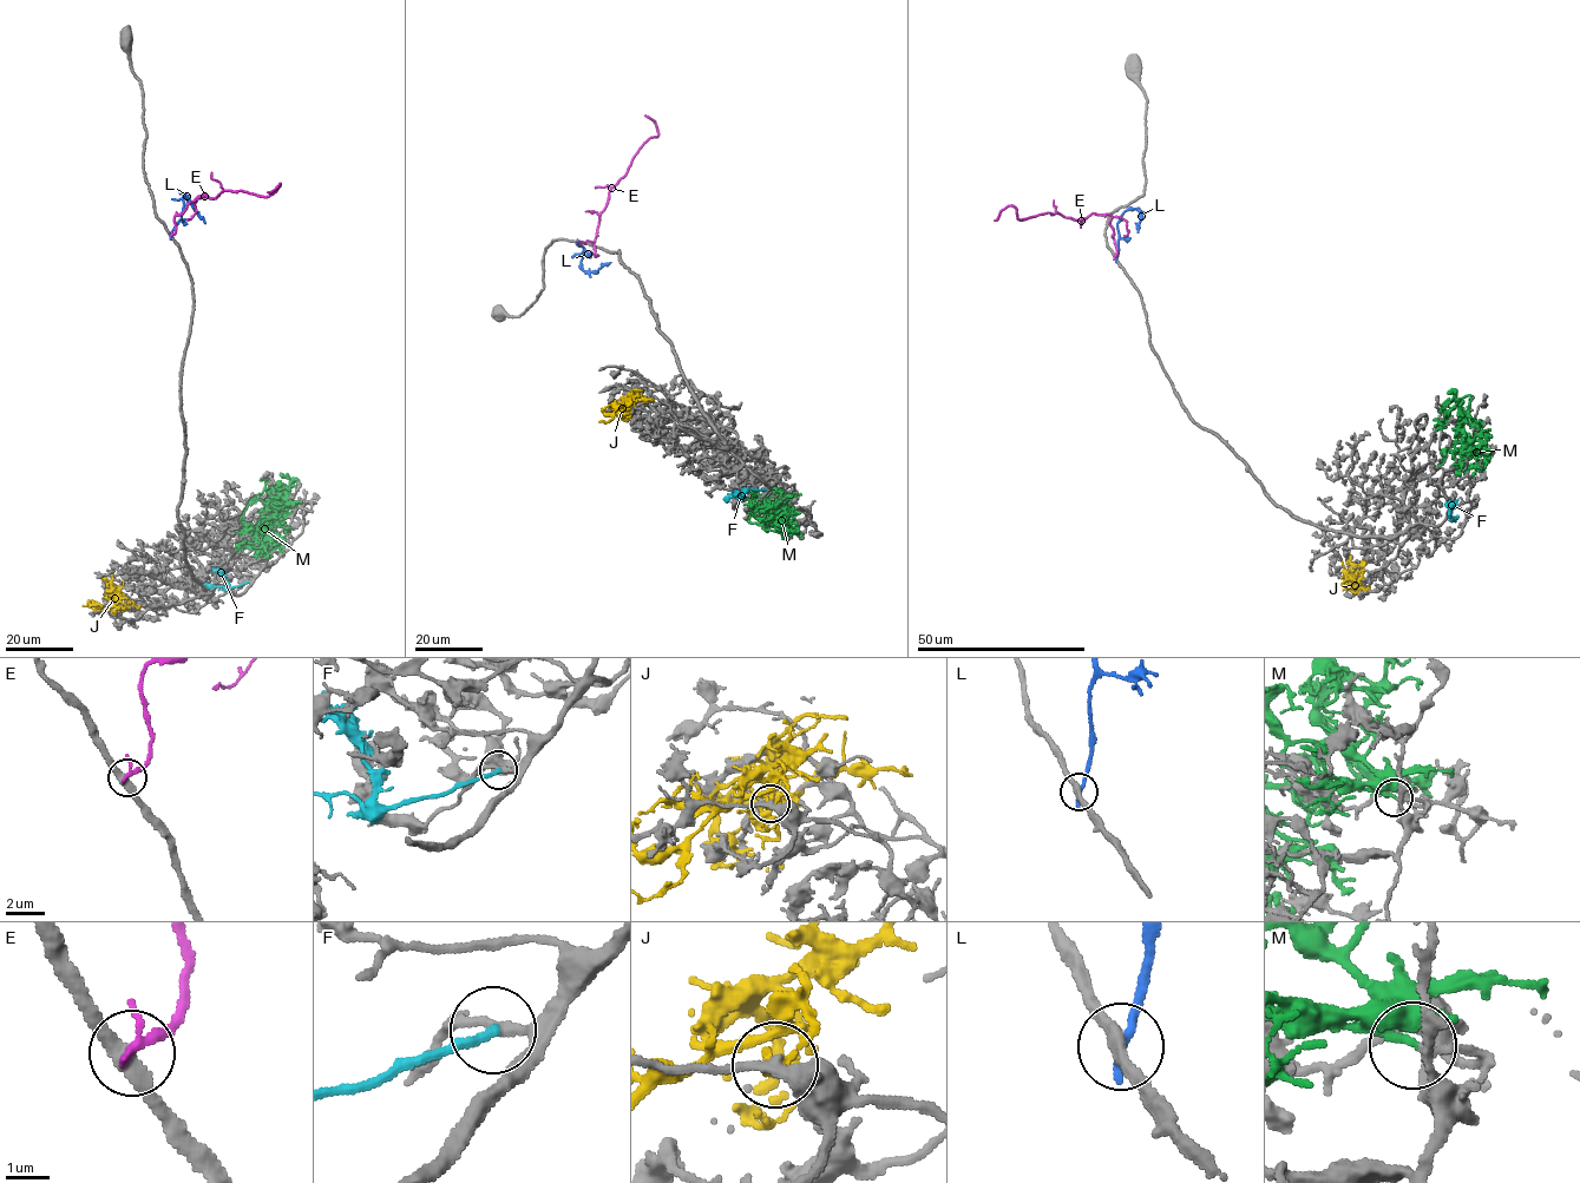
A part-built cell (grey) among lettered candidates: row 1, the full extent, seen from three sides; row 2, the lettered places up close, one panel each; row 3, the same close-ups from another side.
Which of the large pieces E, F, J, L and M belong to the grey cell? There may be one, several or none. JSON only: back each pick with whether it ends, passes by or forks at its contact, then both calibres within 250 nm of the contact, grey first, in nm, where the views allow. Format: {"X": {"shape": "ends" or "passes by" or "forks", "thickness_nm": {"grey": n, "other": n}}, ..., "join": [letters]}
{"F": {"shape": "ends", "thickness_nm": {"grey": 200, "other": 220}}, "join": ["F"]}

